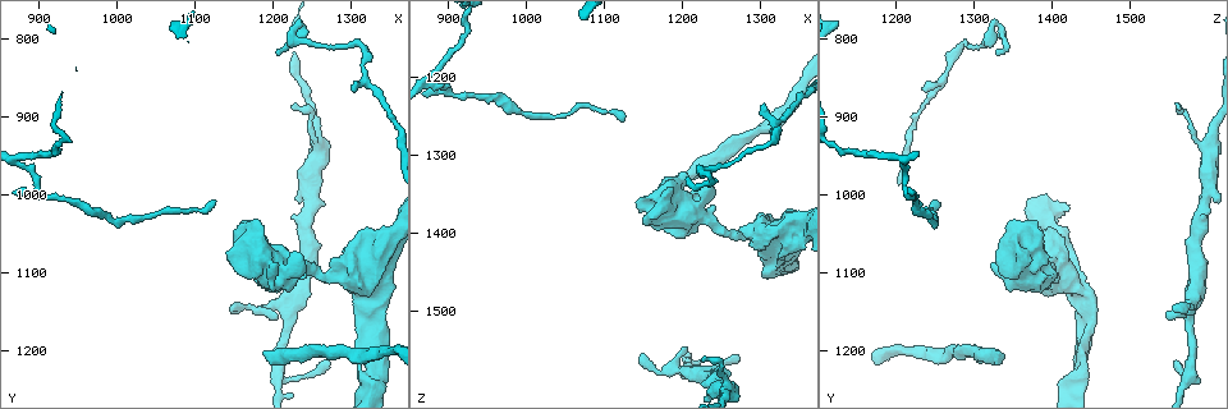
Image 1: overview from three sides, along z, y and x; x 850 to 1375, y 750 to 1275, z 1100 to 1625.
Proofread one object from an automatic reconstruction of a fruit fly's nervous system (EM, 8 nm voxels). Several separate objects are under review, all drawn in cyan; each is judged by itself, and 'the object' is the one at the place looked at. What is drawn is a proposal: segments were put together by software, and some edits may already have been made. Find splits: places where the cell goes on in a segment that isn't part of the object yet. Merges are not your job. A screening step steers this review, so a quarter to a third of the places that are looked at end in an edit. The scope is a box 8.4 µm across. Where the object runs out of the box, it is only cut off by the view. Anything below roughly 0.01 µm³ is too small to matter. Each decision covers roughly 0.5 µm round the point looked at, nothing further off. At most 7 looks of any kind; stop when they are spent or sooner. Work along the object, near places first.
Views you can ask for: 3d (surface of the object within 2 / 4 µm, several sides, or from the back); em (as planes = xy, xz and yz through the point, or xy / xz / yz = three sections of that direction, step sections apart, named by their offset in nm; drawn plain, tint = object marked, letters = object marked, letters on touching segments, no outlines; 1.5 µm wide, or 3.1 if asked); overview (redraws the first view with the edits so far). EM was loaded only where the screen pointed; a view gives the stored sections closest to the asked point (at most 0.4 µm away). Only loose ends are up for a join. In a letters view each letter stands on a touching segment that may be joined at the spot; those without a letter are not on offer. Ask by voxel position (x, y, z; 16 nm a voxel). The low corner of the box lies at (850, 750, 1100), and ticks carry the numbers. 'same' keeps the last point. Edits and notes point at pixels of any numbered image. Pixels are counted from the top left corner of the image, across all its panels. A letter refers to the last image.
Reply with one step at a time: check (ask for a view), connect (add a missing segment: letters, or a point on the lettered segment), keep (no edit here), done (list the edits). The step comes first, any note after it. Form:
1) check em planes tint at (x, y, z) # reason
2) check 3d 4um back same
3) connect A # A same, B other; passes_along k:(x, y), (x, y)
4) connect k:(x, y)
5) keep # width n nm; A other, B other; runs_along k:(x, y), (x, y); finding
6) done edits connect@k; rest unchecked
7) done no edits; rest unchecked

check em planes letters at (1225, 885, 1565) # branch stops here

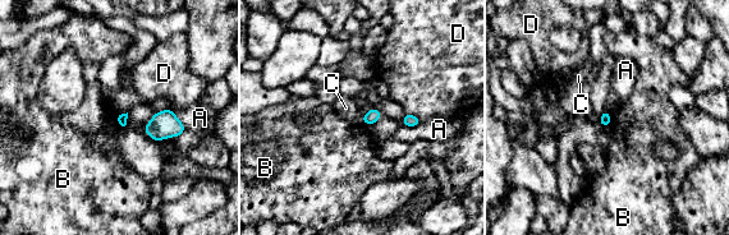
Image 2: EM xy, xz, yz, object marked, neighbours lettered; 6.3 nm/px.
keep # longest_contact A 150 nm; A other, B other, C other, D other; none of them fits

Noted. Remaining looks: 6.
check em xz step 8 tint at (1150, 1145, 1555) # an open end

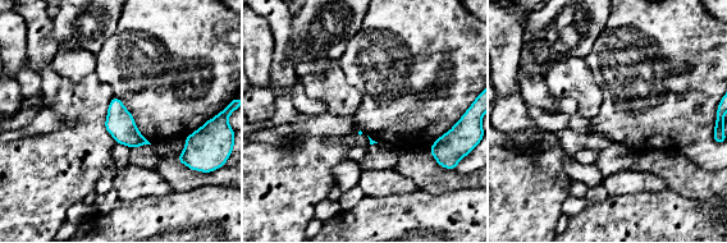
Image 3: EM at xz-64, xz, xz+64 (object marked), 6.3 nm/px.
check em planes letters same # cut it another way

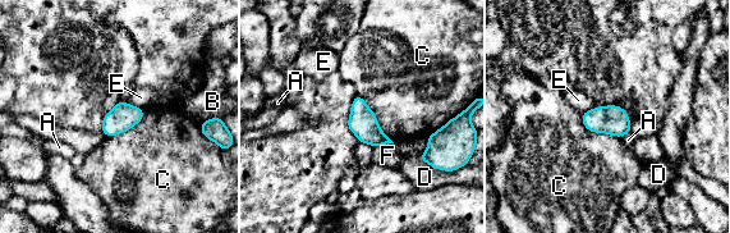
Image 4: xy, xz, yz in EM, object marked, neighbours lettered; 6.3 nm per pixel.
keep # A other, B other, C other, D other, E other, F other; border 4:(358, 94), (394, 142); no lettered segment goes on from it

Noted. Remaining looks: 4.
check 3d 4um at (1185, 1040, 1350)

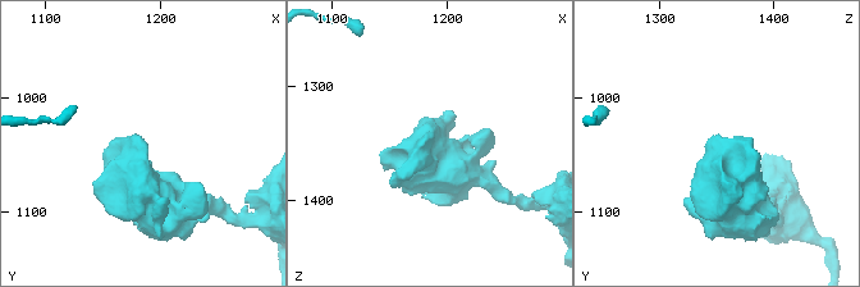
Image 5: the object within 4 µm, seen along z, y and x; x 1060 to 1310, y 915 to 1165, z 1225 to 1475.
check em xy step 4 tint at (1186, 1036, 1346)

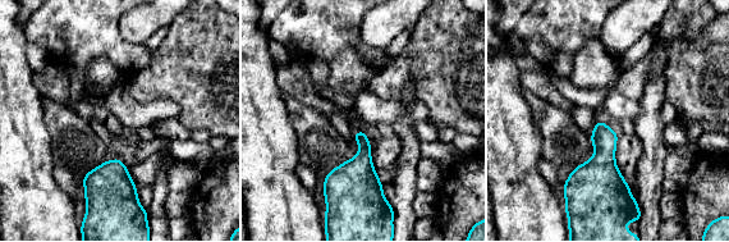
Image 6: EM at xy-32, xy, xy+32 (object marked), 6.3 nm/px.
check em planes letters same # cut it another way

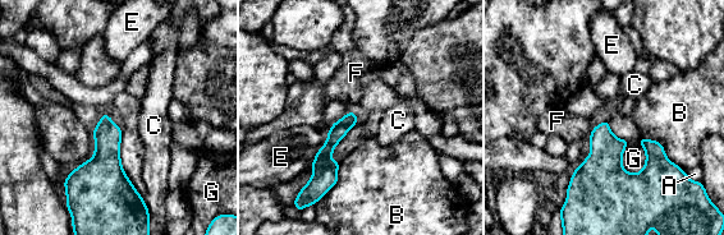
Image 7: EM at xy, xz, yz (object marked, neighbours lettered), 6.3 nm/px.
keep # longest_contact B 340 nm; A other, B other, C other, E other, F other, G other; runs_along 7:(351, 115), (324, 153), (321, 184); no lettered segment goes on from it

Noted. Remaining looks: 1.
done no edits; rest unchecked

